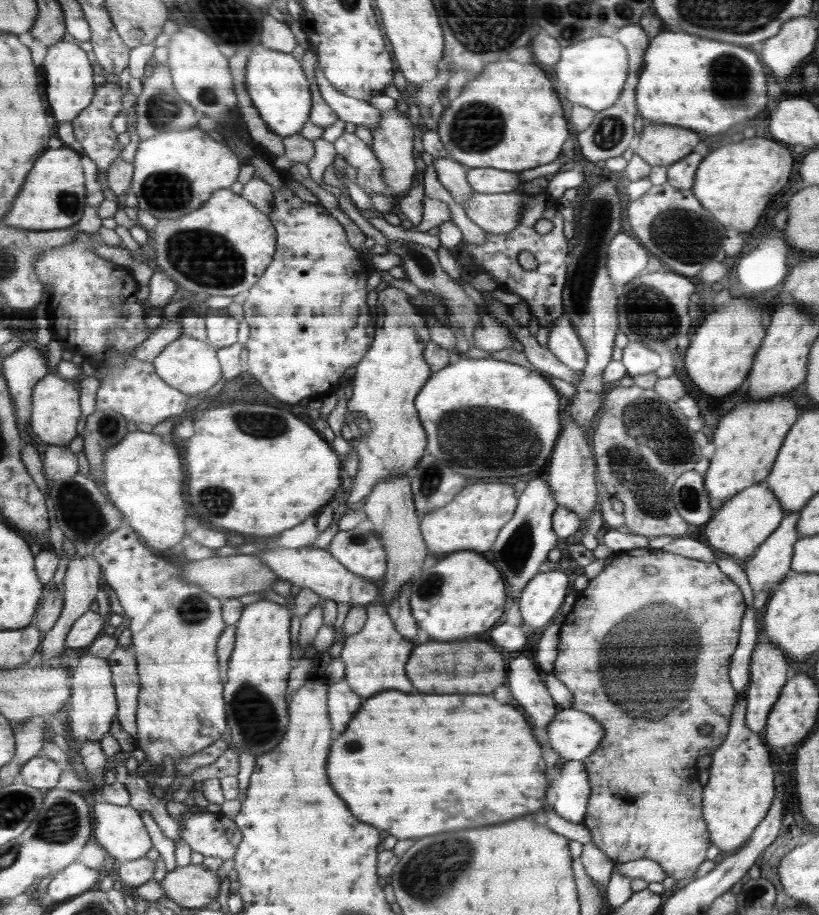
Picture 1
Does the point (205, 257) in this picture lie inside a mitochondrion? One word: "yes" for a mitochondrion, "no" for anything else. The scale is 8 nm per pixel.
yes

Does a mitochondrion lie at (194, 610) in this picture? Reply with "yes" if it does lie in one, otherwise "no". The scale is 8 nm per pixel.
yes

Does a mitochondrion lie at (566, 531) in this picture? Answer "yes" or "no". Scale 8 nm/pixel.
no

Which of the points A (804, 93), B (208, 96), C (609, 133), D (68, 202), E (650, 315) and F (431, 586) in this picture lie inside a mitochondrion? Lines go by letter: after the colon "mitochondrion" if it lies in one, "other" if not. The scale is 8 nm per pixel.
A: other
B: mitochondrion
C: mitochondrion
D: mitochondrion
E: mitochondrion
F: mitochondrion

